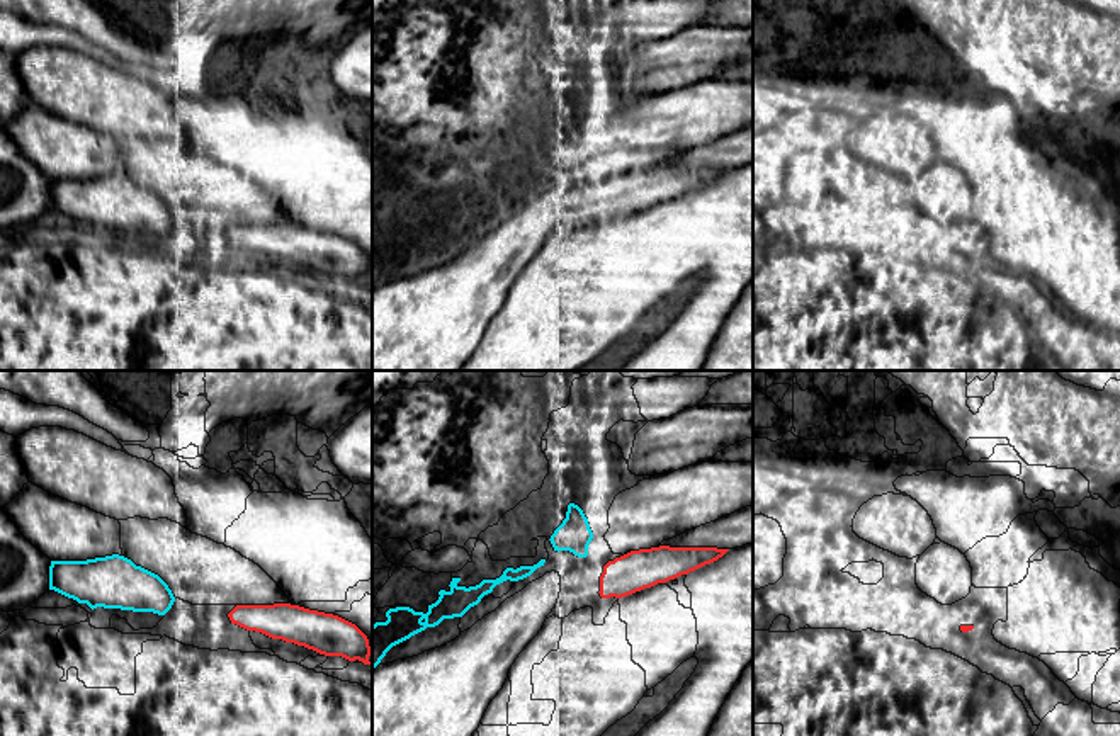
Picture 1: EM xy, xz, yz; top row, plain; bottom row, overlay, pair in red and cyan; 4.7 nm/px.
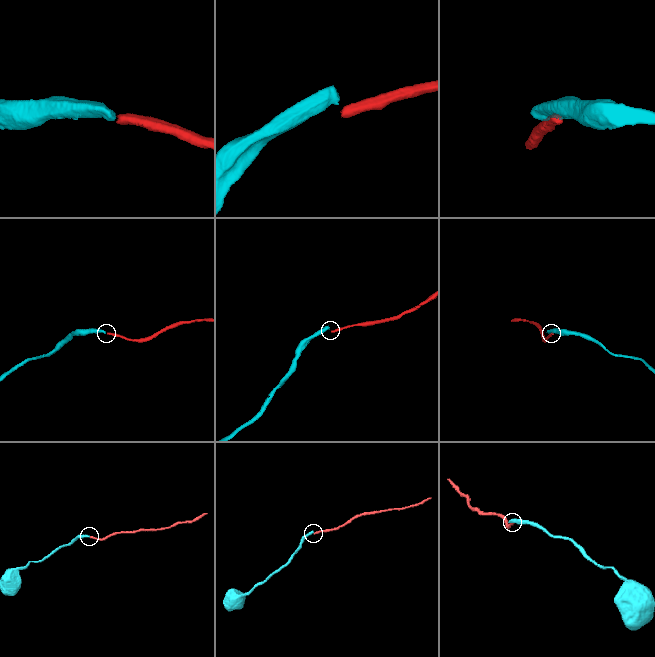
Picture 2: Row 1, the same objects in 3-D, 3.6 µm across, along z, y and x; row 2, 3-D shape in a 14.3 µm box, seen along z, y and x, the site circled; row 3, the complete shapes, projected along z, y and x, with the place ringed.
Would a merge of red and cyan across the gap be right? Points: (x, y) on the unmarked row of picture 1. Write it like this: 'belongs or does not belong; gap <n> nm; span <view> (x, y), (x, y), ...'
does not belong; gap 100 nm; span xz (604, 186), (587, 174)

